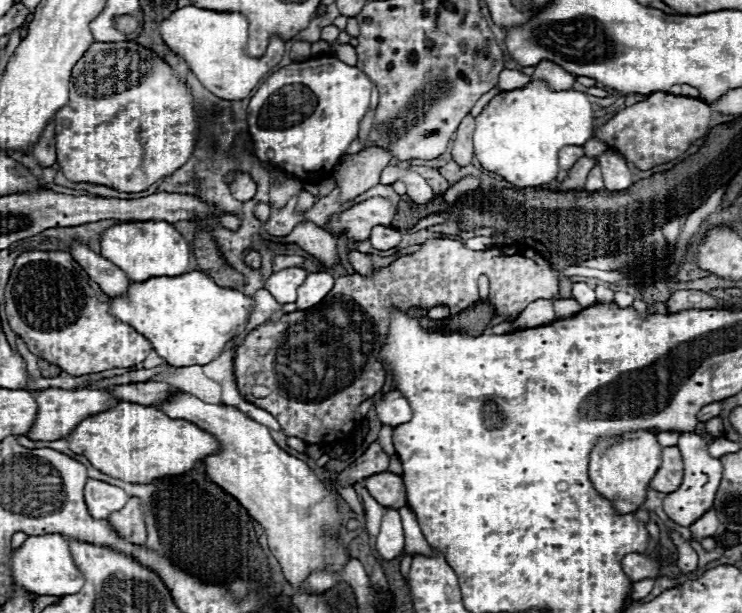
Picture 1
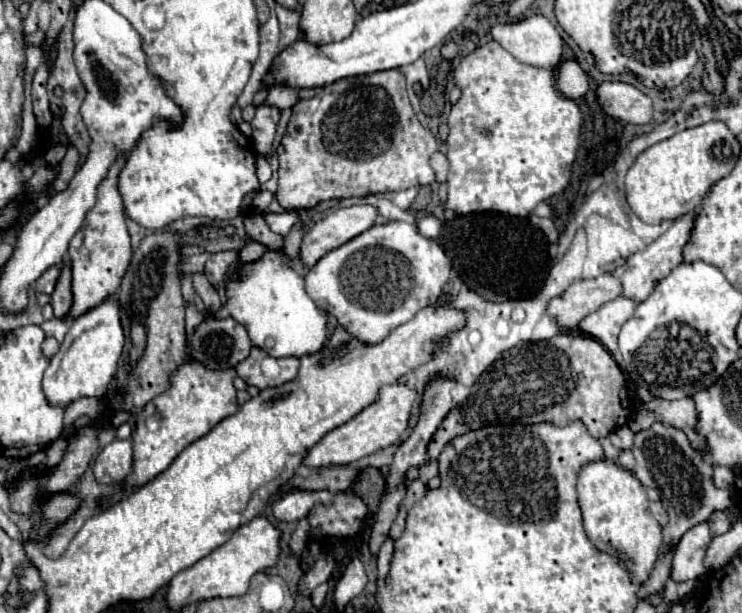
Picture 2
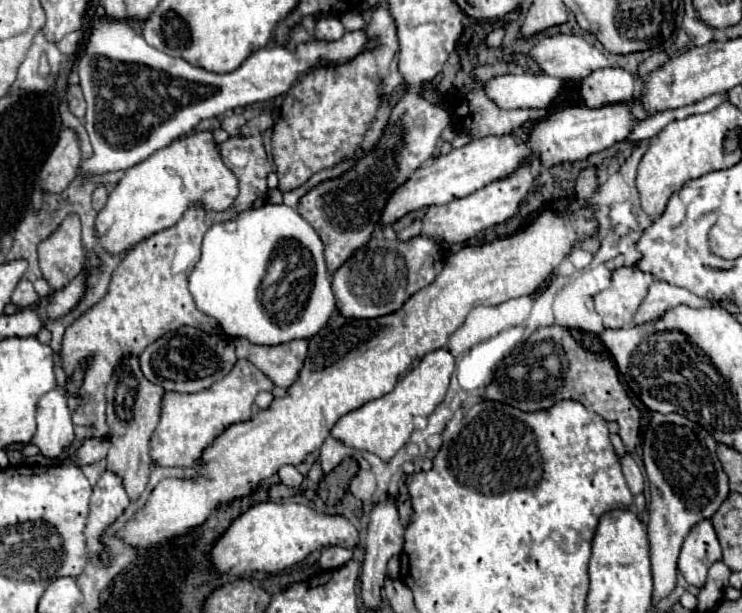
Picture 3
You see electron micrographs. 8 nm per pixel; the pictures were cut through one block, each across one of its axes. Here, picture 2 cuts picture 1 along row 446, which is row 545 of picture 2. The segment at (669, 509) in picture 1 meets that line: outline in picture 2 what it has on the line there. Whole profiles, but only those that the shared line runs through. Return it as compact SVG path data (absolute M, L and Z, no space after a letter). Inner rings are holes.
M706 522L690 528L682 536L674 552L674 558L672 558L672 578L674 580L696 580L704 574L702 560L704 560L710 540L712 540L712 534Z

